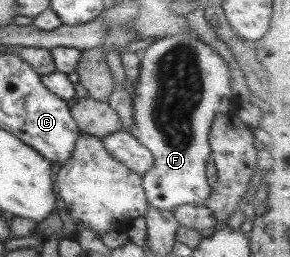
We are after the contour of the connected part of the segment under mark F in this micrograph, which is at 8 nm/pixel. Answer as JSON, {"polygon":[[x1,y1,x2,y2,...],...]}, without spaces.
{"polygon":[[190,28,180,35,170,35,153,41,138,57,139,71,133,83,134,96,131,97,132,124,127,132,152,154,152,167,140,176,140,186,144,190,146,203,158,210,169,212,186,204,205,205,211,197,211,187,204,176,204,162,210,155,210,126,216,115,227,113,234,98,229,83,228,63,200,41]]}

